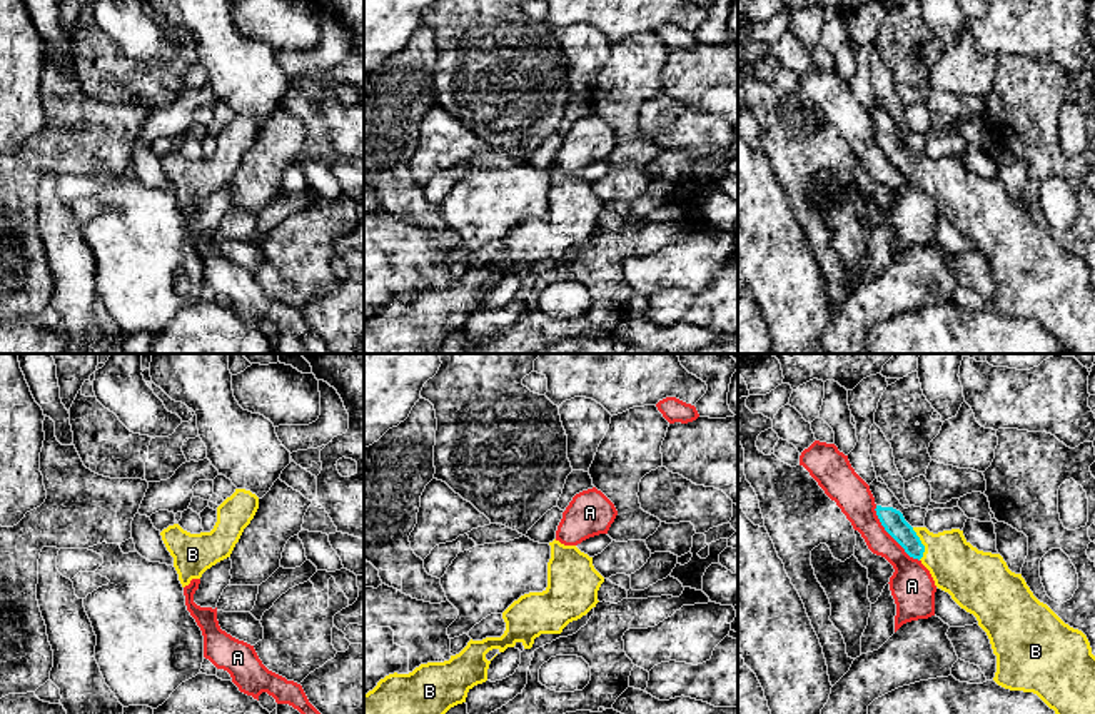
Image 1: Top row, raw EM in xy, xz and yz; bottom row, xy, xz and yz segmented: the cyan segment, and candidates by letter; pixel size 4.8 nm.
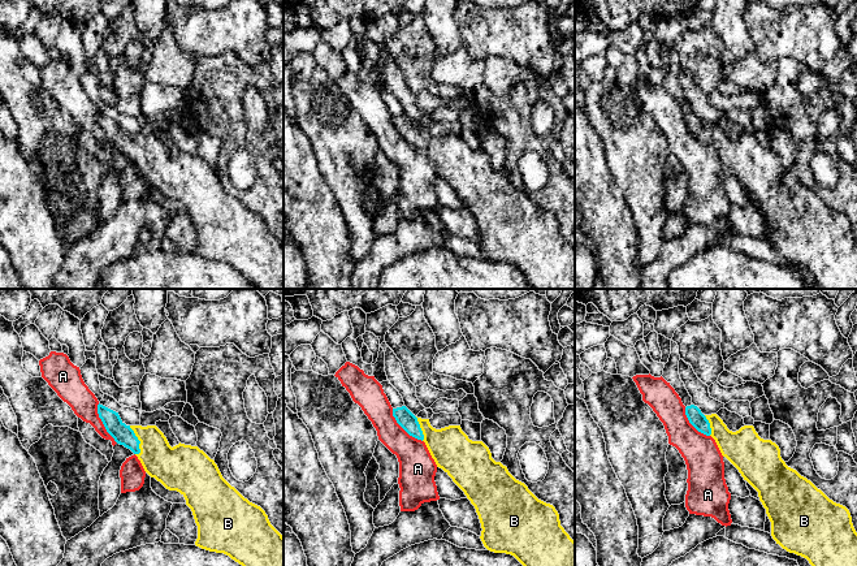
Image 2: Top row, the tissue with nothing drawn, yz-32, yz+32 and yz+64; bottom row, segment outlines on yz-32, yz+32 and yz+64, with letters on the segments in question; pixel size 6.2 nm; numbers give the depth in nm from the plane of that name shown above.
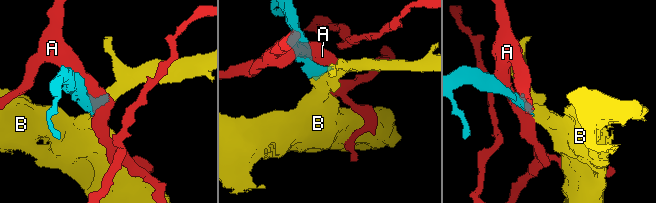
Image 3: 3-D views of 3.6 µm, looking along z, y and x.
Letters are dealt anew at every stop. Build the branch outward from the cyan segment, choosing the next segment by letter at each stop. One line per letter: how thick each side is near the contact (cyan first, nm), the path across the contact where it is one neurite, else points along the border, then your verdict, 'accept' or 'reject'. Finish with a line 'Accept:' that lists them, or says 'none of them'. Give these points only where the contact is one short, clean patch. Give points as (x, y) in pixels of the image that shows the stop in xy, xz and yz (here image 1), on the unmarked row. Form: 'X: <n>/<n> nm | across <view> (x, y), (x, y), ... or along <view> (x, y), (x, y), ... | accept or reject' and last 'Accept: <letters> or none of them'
A: 110/190 nm | reject
B: 110/260 nm | accept
Accept: B

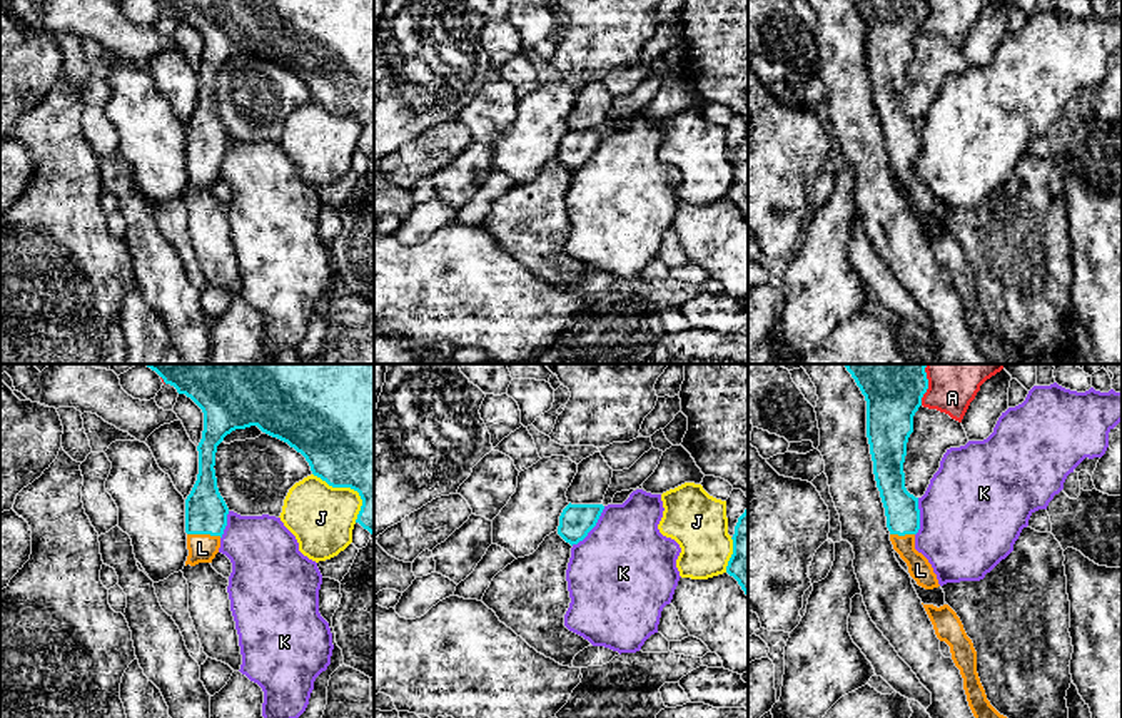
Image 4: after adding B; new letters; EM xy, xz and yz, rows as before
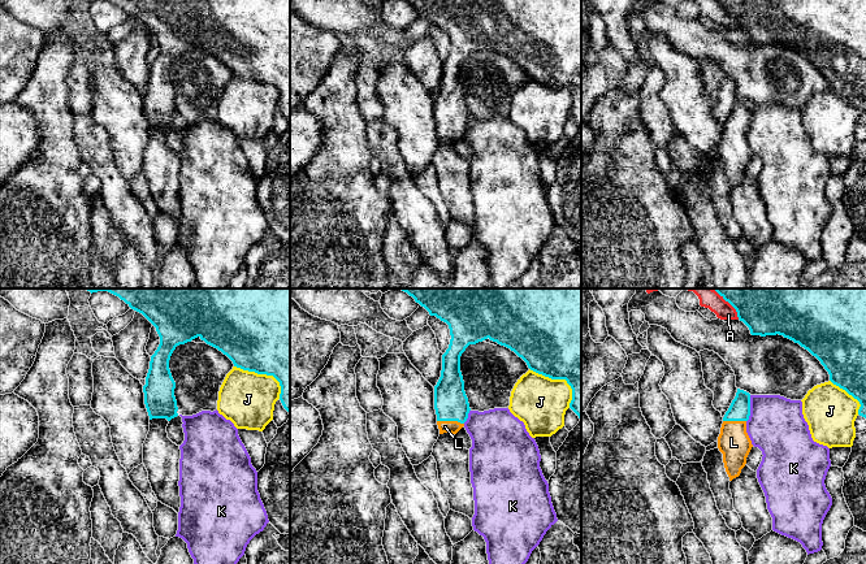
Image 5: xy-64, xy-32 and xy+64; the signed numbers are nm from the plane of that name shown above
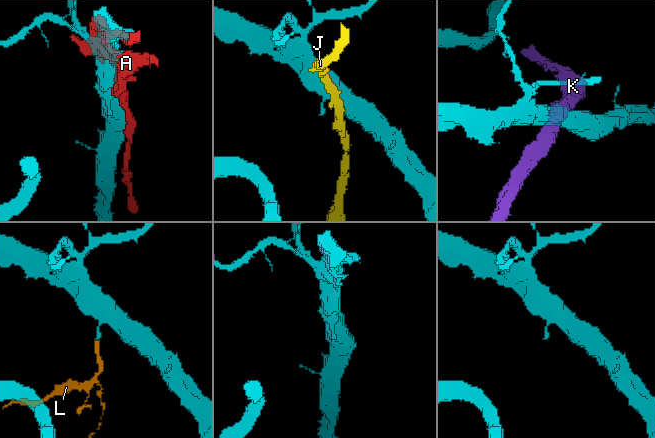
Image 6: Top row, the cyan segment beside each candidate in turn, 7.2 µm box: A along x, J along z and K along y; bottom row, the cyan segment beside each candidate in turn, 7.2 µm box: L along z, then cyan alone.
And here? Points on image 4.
A: 260/190 nm | reject
J: 500/320 nm | reject
K: 160/480 nm | reject
L: 200/140 nm | accept
Accept: L

